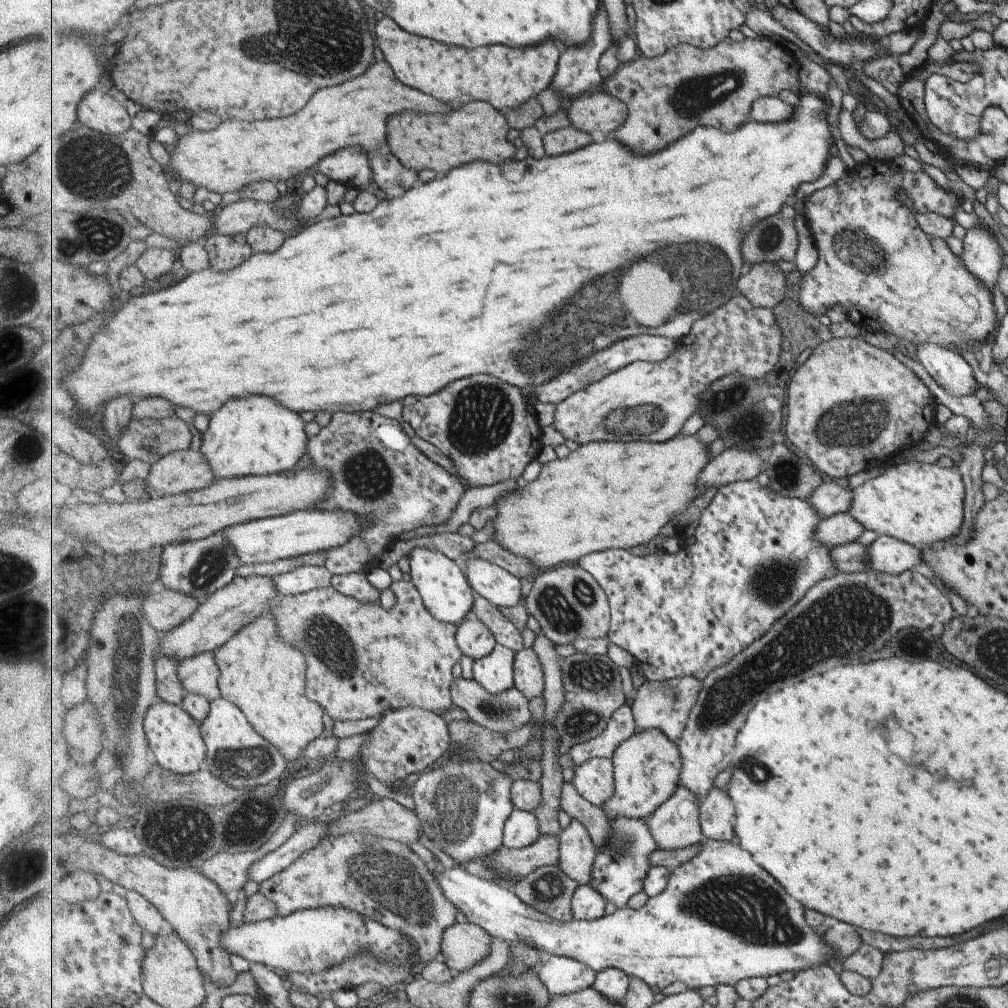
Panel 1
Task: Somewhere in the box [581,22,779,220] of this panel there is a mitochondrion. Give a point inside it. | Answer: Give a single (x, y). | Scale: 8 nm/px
(691, 97)

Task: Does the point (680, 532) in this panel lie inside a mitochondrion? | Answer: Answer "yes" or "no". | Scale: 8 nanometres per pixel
no

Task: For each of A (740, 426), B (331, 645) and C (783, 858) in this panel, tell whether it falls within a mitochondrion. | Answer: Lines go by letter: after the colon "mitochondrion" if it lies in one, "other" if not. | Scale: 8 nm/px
A: mitochondrion
B: mitochondrion
C: other

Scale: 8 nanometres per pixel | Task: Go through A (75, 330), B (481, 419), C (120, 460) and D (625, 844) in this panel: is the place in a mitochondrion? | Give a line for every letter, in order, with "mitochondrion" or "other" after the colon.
A: other
B: mitochondrion
C: other
D: mitochondrion

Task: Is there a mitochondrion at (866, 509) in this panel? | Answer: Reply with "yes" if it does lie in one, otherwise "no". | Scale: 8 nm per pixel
no

